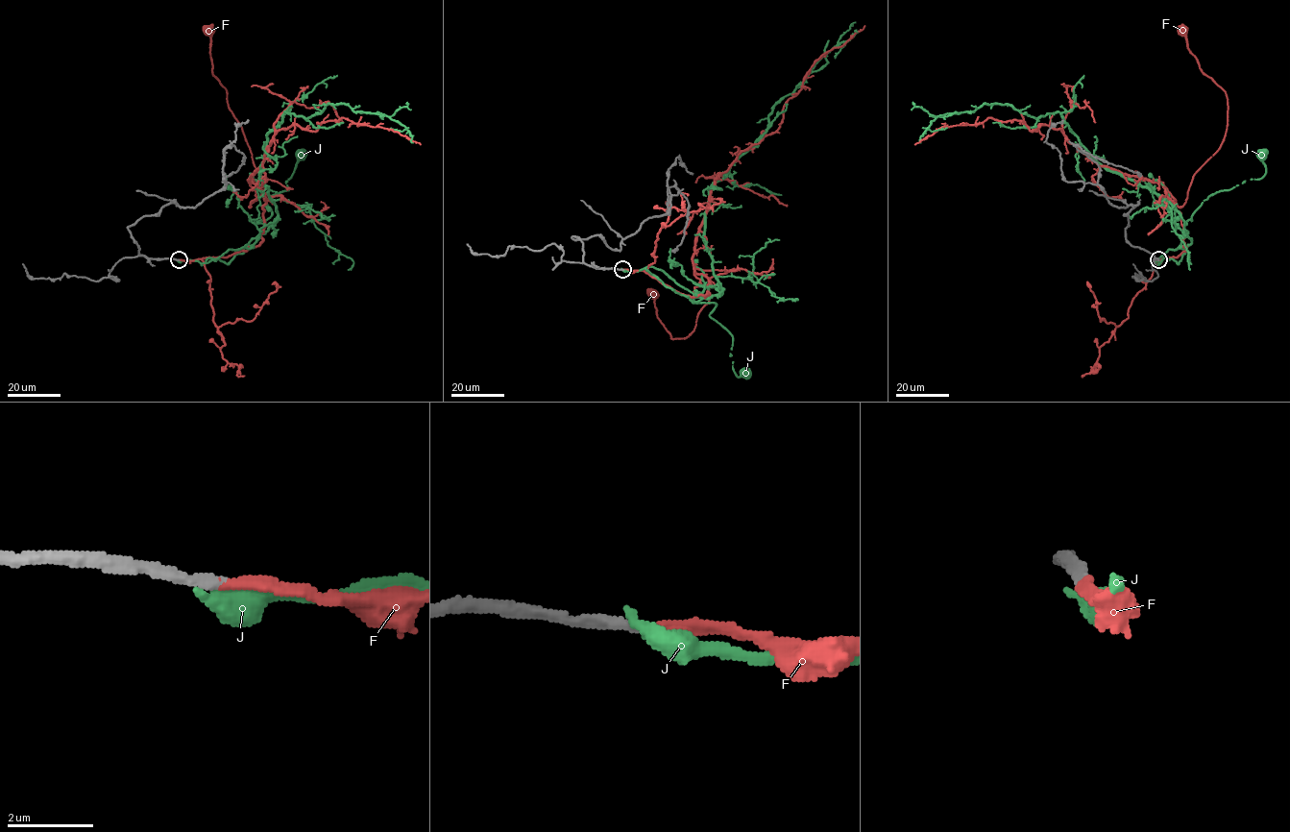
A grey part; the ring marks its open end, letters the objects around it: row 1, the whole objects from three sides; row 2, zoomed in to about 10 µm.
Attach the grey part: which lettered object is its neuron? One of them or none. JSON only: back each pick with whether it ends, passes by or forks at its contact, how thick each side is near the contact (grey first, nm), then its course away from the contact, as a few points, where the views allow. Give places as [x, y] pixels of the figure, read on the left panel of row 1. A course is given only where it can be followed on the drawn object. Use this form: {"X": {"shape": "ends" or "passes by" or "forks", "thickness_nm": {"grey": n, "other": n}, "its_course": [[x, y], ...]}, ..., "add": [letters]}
{"F": {"shape": "ends", "thickness_nm": {"grey": 240, "other": 200}, "its_course": [[178, 259], [245, 251], [264, 227], [265, 200], [252, 183], [249, 206], [264, 182], [212, 71], [208, 30]]}, "add": ["F"]}

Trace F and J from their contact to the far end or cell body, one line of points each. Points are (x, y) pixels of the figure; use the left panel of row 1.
F: (178, 259), (245, 251), (264, 227), (265, 200), (252, 183), (249, 206), (264, 182), (212, 71), (208, 30)
J: (178, 260), (228, 263), (243, 253), (268, 228), (249, 220), (270, 216), (264, 201), (288, 190), (301, 154)

